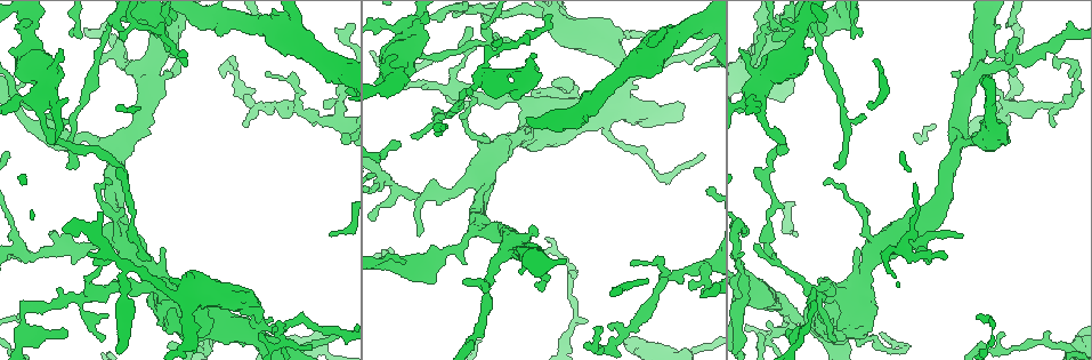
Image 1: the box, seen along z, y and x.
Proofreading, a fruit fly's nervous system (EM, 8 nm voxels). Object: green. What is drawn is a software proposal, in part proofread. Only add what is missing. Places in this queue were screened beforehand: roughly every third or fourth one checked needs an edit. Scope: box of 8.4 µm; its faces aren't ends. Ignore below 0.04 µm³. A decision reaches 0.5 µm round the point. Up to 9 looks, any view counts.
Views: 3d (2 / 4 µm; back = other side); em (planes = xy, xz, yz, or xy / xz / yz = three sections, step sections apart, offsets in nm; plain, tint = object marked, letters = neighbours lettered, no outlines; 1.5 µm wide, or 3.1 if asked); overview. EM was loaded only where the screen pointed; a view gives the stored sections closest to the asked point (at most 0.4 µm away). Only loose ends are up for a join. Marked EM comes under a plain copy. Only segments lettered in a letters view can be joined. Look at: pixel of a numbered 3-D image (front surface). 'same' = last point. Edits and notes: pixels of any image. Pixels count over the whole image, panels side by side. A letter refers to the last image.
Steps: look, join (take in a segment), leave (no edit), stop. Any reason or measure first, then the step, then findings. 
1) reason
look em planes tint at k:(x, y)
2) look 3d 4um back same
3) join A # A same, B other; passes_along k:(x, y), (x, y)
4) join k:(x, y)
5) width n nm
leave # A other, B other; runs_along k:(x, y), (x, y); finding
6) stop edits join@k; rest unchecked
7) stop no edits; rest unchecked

thick end
look 3d 2um back at 1:(701, 37)

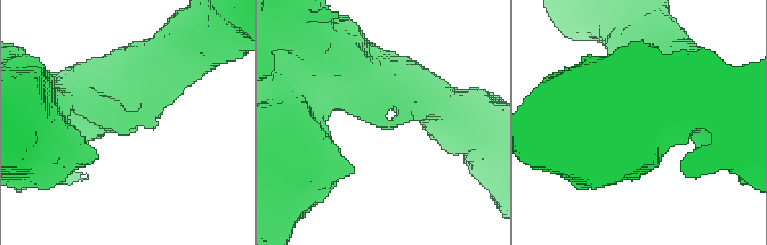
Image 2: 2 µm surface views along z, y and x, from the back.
look em xy step 4 letters at 2:(129, 122)

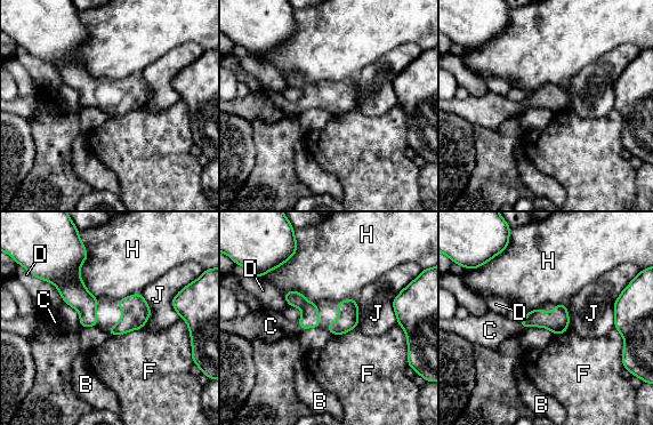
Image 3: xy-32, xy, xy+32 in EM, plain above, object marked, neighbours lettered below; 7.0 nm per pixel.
join C # B other, C same, D other, F other, H other, J other; passes_along 3:(309, 319), (299, 325), (271, 326); the neuron continues

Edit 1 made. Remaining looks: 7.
thin end
look em xy step 4 tint at 1:(64, 334)

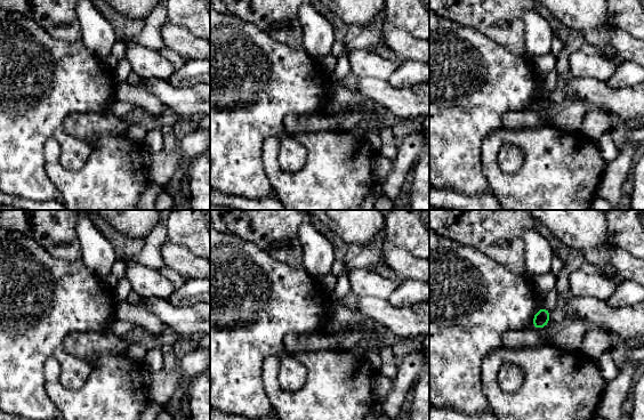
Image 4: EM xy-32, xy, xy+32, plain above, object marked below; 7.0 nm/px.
another direction
look em planes letters same

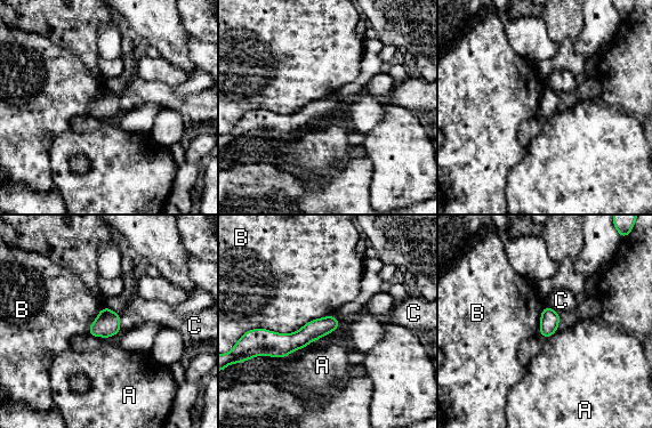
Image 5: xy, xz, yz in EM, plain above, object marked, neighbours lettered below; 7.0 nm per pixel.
width 130 nm
leave # A other, B other, C other; runs_along 5:(336, 323), (298, 340), (260, 337); no lettered segment goes on from it

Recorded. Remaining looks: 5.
redraw
look overview

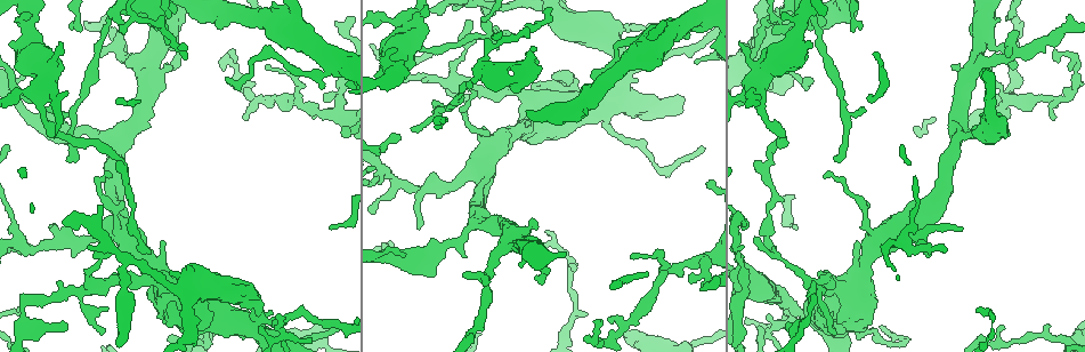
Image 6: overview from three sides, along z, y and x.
look 3d 4um at 6:(779, 14)

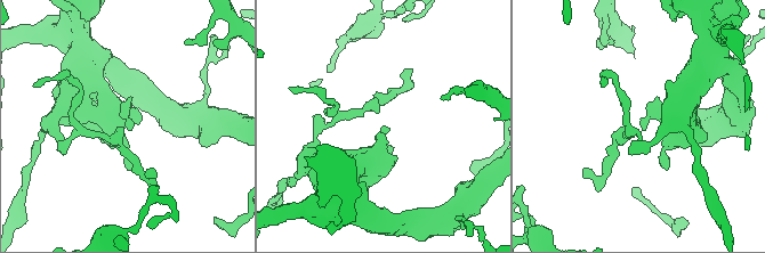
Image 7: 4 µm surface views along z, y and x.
look em xy step 8 tint at 7:(128, 130)

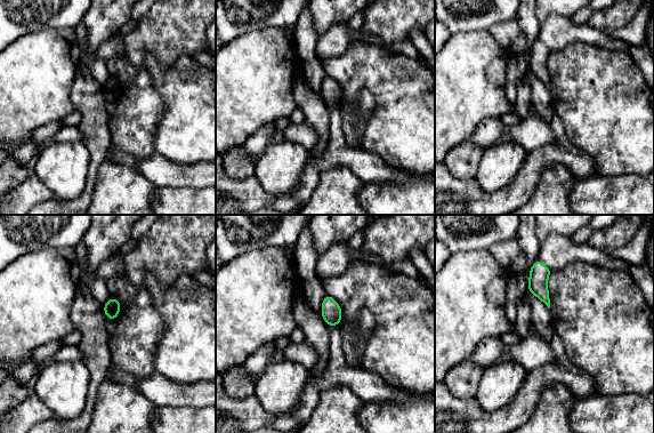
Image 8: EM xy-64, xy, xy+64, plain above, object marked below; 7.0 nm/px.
cut it another way
look em planes letters same

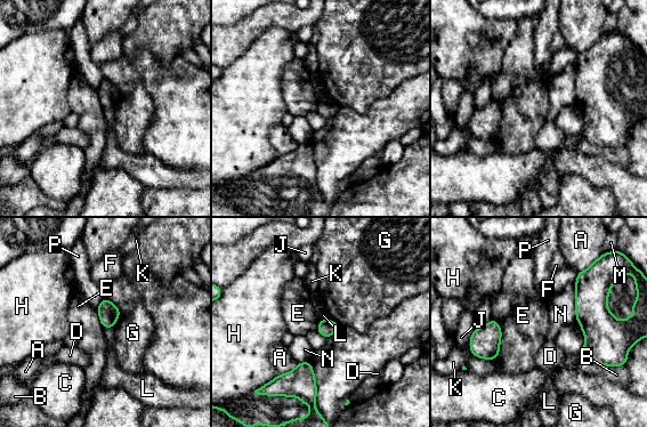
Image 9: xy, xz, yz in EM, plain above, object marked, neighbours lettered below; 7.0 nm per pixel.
width 120 nm
leave # A other, B other, C other, D other, E other, F other, G other, H other, J other, K other, L other, M other, N other, P other; border 9:(104, 327), (112, 328); no lettered segment goes on from it

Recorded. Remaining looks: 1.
stop edits join@3; rest unchecked

